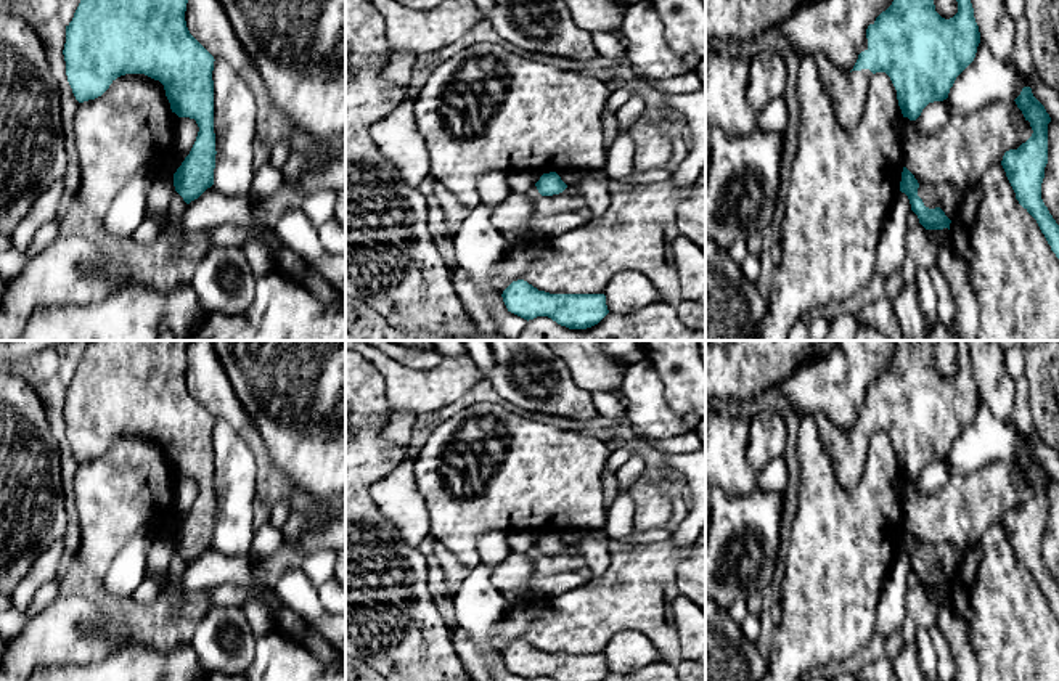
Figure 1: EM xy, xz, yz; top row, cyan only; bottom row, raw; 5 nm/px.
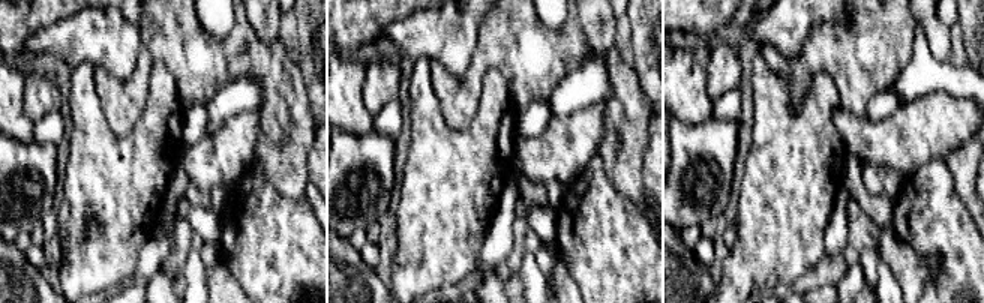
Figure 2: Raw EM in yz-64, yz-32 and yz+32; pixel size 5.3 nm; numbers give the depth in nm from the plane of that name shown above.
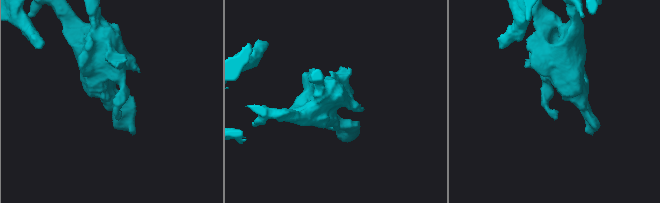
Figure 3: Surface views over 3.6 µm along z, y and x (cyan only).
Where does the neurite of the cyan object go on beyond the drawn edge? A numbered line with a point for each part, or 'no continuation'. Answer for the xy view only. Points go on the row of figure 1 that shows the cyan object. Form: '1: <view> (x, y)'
1: xy (212, 207)

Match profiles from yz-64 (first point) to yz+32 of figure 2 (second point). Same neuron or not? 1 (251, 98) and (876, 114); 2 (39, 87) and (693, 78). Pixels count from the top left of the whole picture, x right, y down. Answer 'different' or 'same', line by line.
1: different
2: different

